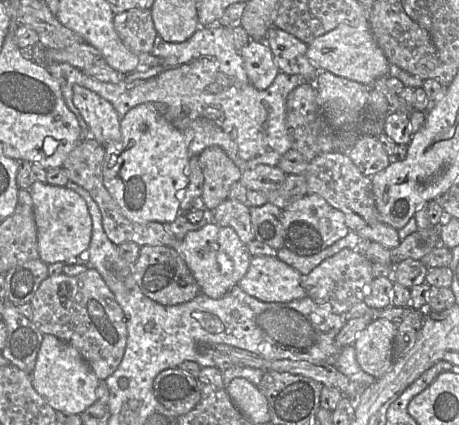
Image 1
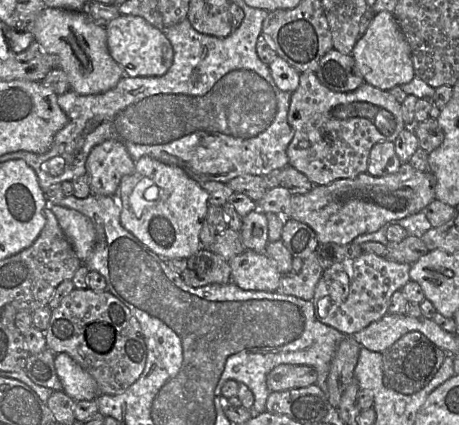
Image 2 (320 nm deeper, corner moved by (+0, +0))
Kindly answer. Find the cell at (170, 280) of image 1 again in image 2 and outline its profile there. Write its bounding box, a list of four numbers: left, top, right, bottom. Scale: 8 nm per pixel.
[180,249,232,288]

